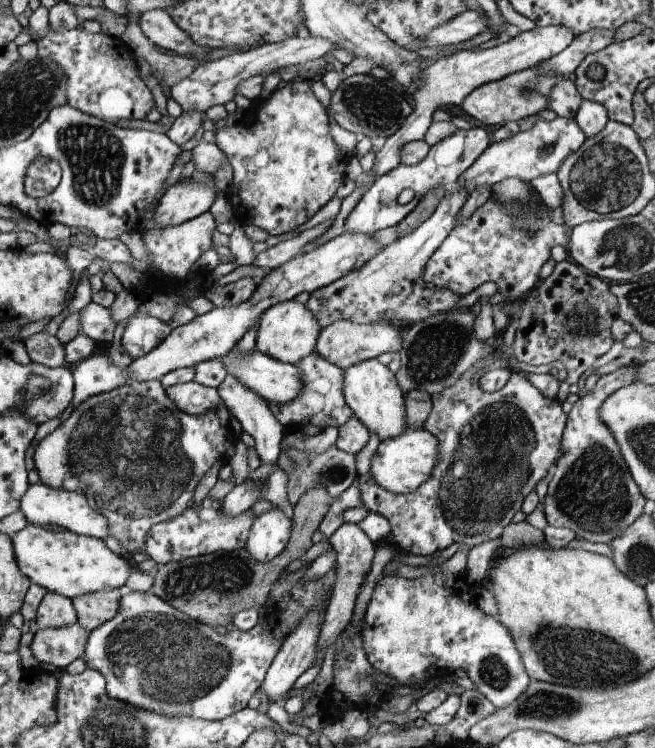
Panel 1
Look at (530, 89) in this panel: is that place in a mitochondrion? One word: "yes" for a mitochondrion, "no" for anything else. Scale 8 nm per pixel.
yes

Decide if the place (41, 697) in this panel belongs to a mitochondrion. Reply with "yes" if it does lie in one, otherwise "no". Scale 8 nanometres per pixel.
no

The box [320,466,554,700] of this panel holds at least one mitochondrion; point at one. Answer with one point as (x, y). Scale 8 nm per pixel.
(494, 671)

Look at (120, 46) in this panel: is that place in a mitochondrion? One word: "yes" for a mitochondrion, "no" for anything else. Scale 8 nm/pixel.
no

